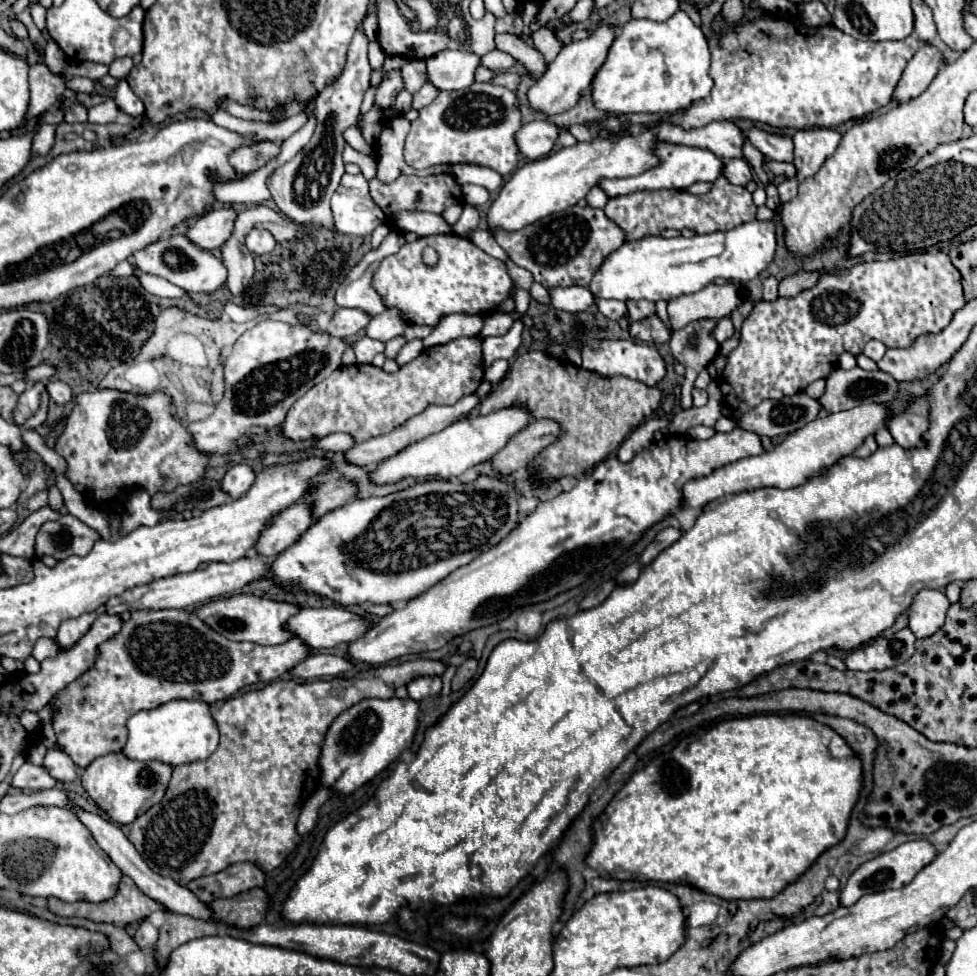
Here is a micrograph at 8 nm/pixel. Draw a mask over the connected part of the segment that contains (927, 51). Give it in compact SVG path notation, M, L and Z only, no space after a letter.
M922 45L918 53L908 61L892 99L902 103L918 97L932 83L940 65L942 65L942 53L938 51L938 47Z

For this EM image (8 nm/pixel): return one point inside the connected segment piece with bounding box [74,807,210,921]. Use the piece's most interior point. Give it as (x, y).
(176, 897)

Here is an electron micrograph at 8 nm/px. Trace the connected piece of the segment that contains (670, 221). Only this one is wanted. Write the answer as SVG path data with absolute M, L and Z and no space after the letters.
M722 175L714 181L714 187L706 195L692 195L678 189L660 191L636 191L628 195L614 197L606 203L606 217L614 221L622 231L626 241L636 241L646 235L660 235L664 229L690 229L694 233L714 233L728 231L746 221L756 219L756 205L746 187L736 187L728 183Z

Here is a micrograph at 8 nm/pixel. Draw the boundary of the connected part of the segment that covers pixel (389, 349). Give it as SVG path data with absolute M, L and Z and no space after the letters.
M398 335L398 337L390 339L390 341L386 341L386 351L384 351L384 355L386 355L388 359L396 359L396 355L400 353L400 349L402 349L406 343L408 343L408 341L406 341L404 335Z

